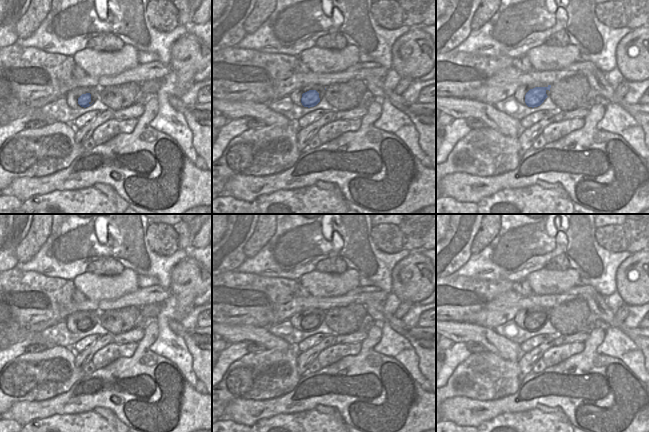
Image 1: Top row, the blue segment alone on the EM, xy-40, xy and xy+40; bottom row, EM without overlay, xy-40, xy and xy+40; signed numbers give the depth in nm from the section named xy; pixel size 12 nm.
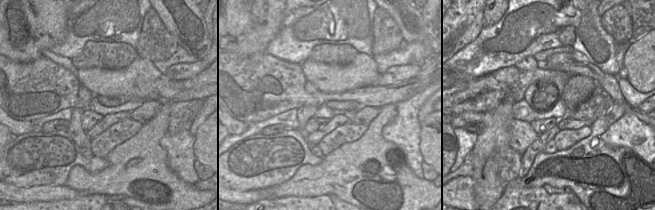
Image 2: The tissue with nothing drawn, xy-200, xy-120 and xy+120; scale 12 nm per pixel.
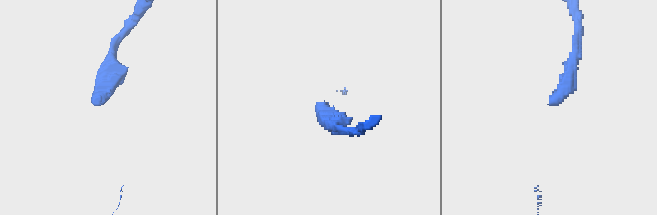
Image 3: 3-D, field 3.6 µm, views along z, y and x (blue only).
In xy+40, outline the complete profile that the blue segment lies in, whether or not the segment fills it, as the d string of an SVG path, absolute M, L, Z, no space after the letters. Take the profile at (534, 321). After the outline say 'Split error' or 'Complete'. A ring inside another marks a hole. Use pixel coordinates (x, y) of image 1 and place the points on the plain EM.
M545 307L520 310L514 317L514 322L524 330L538 331L550 319L550 312L551 309Z. Split error.

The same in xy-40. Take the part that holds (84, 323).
M78 311L66 318L67 329L71 333L84 333L91 330L99 322L100 313L97 311Z. Split error.

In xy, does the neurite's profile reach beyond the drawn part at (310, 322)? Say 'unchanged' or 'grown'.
grown

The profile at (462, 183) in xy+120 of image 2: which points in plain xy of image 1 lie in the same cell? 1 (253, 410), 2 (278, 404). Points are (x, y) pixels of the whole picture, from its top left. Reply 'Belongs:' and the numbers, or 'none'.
Belongs: 1, 2

